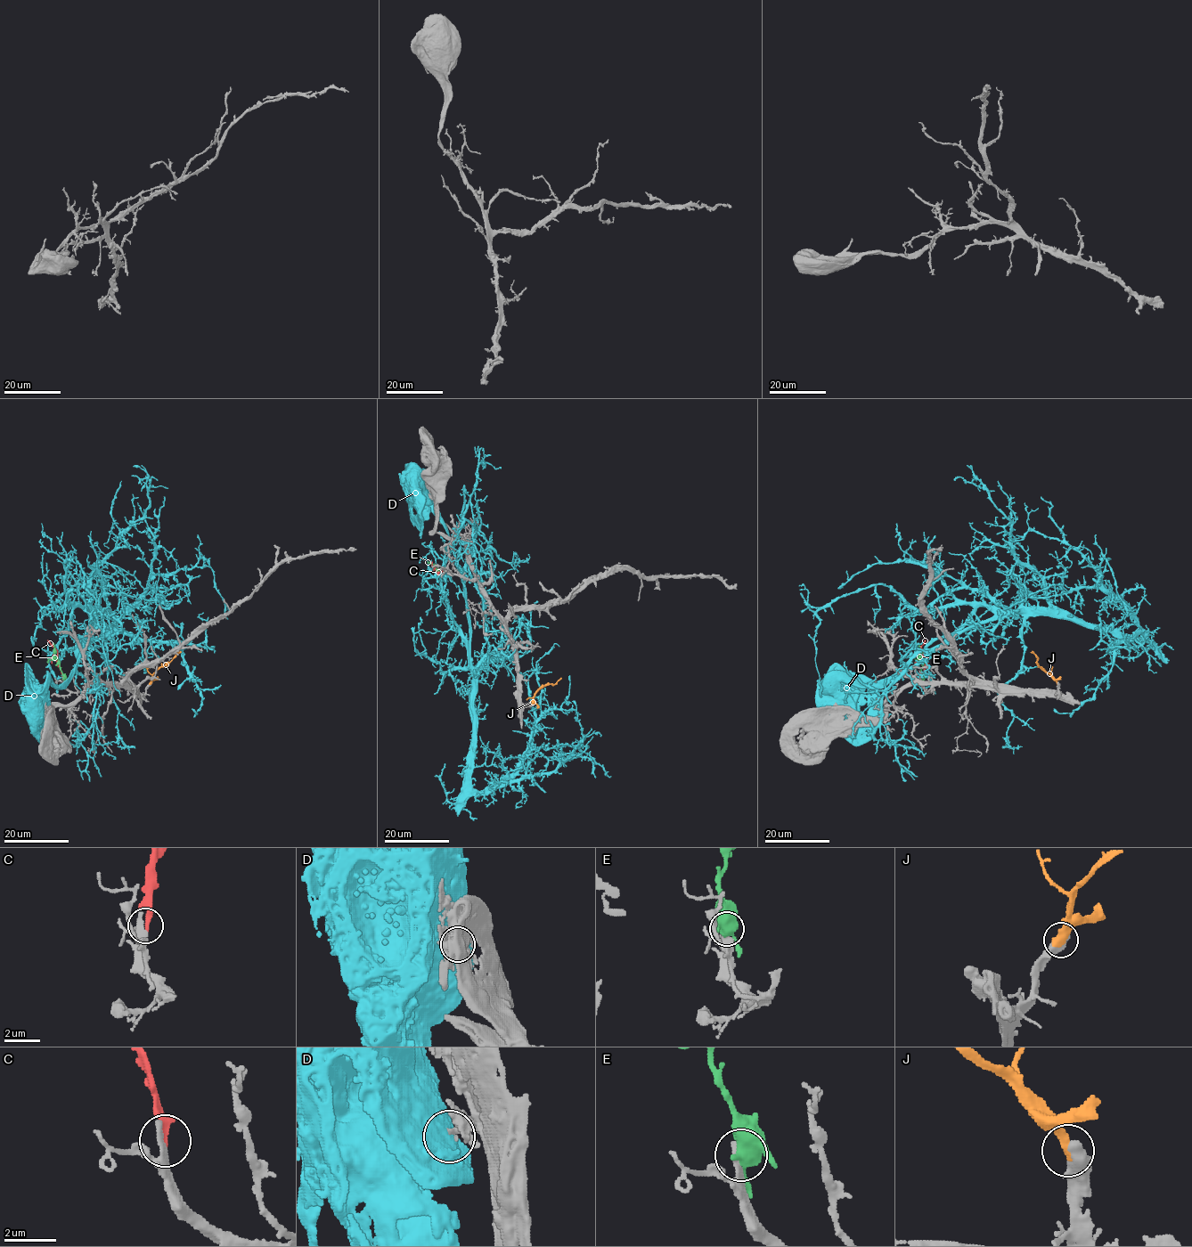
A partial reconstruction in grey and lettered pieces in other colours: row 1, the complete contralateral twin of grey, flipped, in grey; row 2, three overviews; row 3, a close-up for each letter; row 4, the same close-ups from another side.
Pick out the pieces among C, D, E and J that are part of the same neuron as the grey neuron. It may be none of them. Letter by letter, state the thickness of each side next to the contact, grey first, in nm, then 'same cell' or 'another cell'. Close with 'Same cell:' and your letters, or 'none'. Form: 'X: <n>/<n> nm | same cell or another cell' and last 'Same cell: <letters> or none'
C: 200/240 nm | same cell
D: 220/900 nm | another cell
E: 200/600 nm | another cell
J: 600/440 nm | same cell
Same cell: C, J

